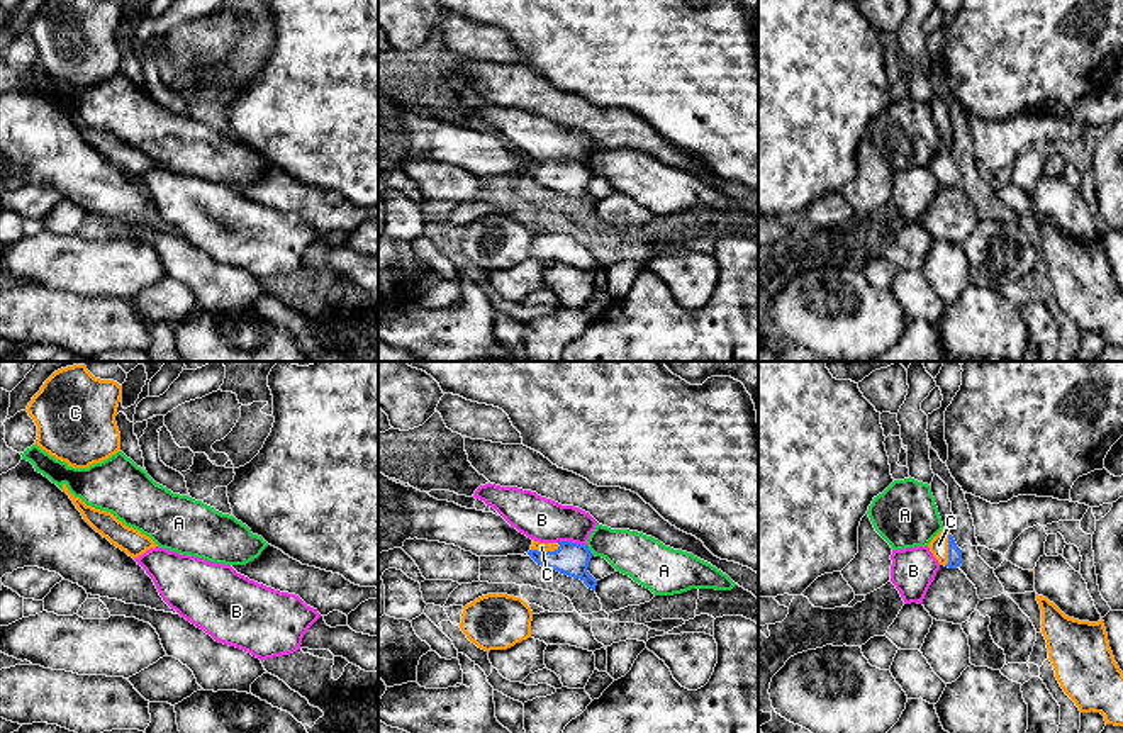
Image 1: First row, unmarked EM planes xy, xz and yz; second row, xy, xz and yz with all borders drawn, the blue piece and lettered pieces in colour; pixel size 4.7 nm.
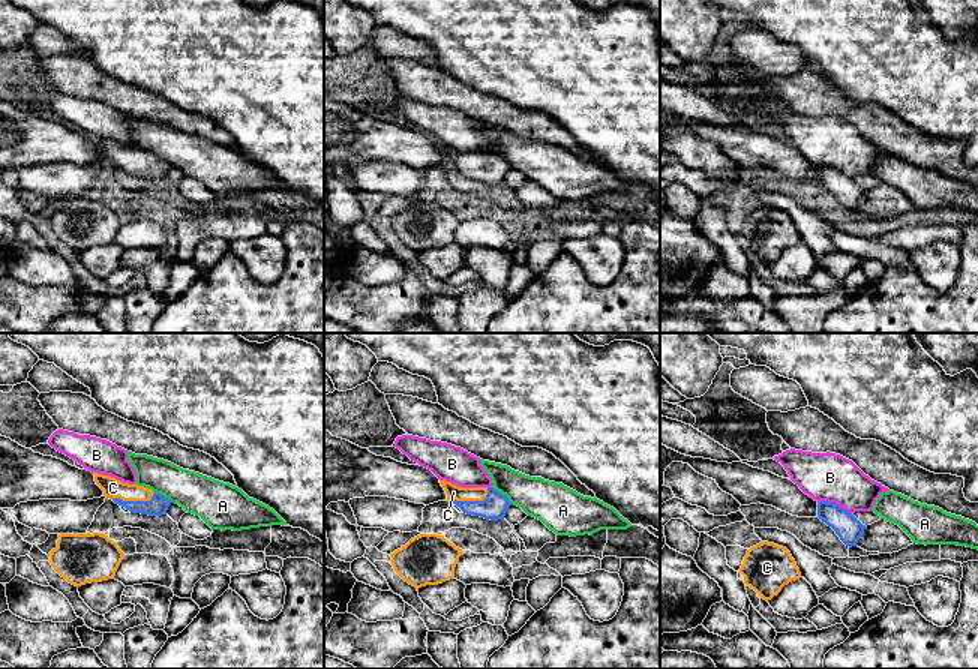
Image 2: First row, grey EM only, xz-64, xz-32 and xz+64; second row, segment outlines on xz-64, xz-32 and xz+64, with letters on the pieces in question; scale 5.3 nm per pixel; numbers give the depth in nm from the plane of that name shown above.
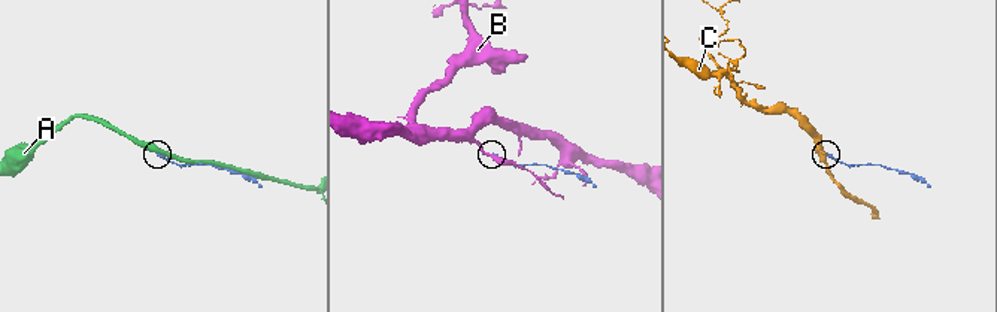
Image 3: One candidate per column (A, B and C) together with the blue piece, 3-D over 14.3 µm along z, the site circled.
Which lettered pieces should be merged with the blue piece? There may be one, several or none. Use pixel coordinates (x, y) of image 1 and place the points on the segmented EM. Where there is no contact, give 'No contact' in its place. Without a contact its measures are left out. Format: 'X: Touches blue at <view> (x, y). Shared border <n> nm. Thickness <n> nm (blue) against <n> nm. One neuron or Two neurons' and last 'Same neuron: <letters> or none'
A: Touches blue at xz (589, 550). Shared border 50 nm. Thickness 160 nm (blue) against 220 nm. Two neurons
B: Touches blue at xz (570, 542). Shared border 150 nm. Thickness 160 nm (blue) against 200 nm. Two neurons
C: Touches blue at xz (545, 552). Shared border 150 nm. Thickness 160 nm (blue) against 50 nm. One neuron
Same neuron: C

